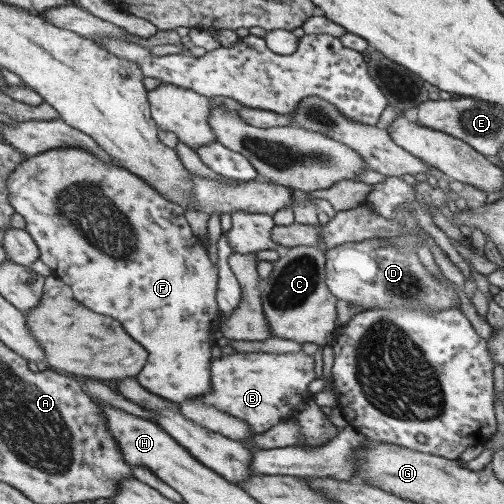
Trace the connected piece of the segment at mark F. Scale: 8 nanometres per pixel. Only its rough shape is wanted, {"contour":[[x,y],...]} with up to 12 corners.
{"contour":[[81,148],[9,204],[73,298],[147,350],[137,384],[211,390],[218,270],[183,206]]}

